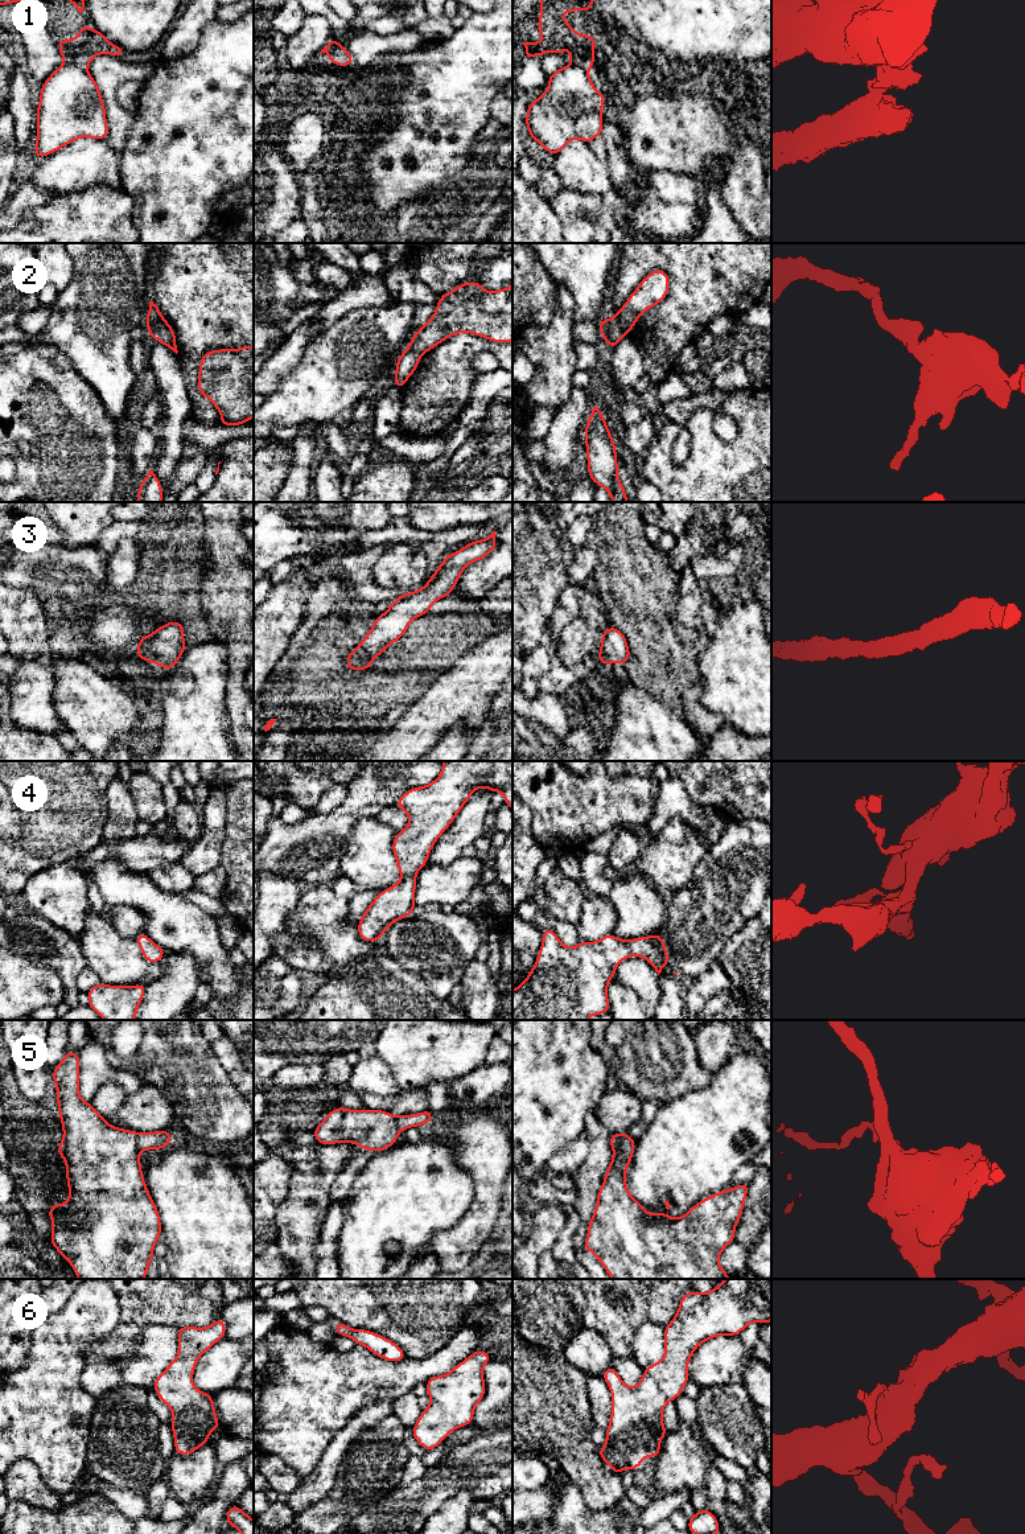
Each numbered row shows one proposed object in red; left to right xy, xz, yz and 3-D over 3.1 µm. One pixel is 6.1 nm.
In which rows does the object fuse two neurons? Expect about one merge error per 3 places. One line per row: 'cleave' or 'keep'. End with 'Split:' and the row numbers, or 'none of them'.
1: cleave
2: cleave
3: keep
4: keep
5: cleave
6: keep
Split: 1, 2, 5

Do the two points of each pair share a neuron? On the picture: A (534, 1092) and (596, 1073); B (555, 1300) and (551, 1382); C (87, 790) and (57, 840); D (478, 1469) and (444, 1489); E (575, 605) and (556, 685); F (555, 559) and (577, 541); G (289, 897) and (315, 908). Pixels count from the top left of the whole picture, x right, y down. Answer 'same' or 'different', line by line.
A: same
B: different
C: same
D: same
E: same
F: different
G: different

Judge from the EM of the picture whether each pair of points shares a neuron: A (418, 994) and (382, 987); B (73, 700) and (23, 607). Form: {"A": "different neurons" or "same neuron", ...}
{"A": "same neuron", "B": "same neuron"}

